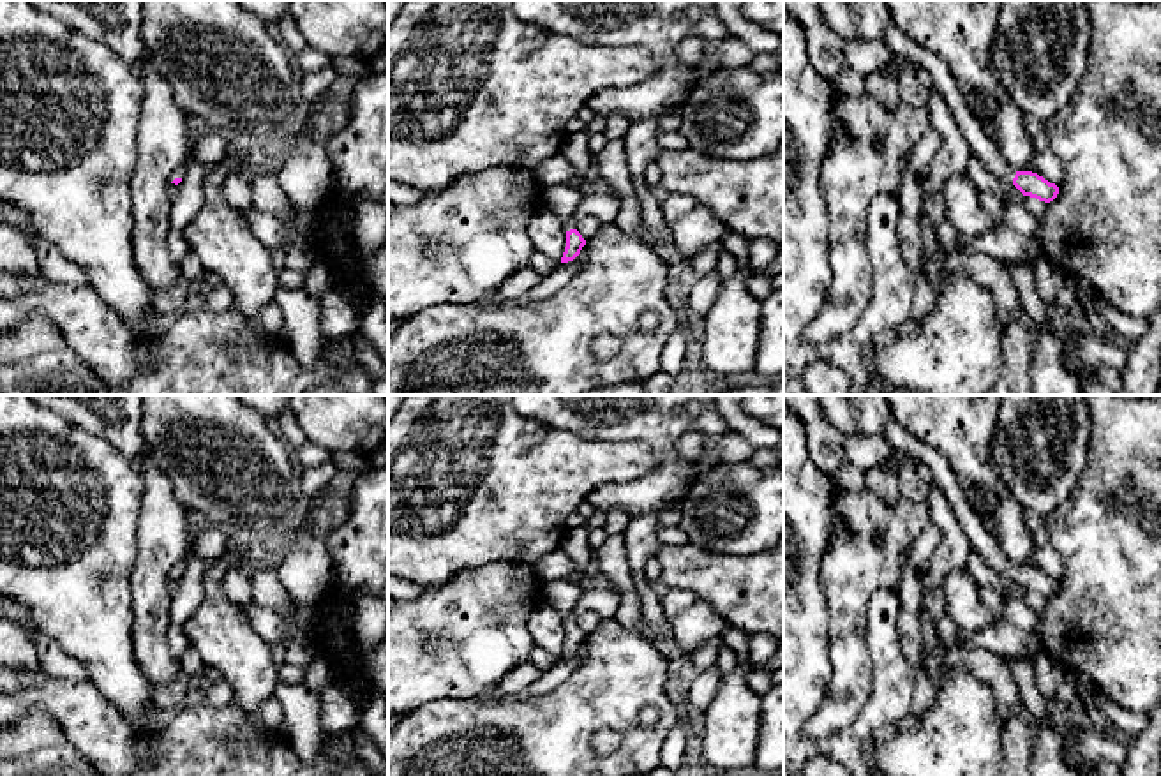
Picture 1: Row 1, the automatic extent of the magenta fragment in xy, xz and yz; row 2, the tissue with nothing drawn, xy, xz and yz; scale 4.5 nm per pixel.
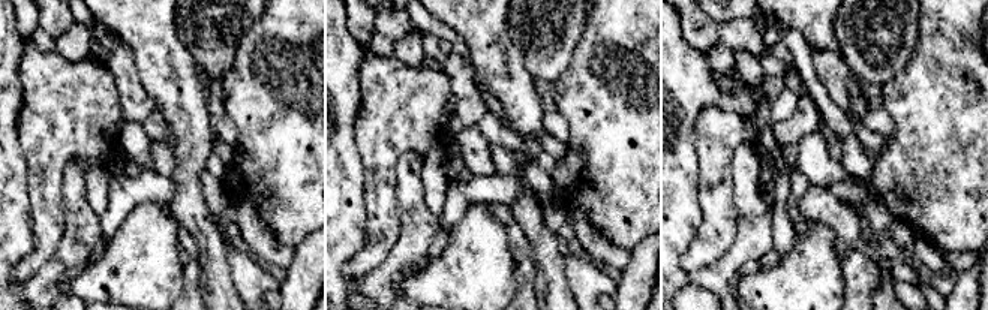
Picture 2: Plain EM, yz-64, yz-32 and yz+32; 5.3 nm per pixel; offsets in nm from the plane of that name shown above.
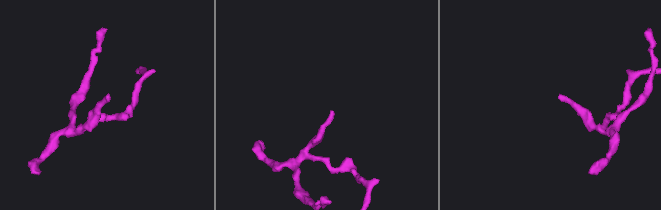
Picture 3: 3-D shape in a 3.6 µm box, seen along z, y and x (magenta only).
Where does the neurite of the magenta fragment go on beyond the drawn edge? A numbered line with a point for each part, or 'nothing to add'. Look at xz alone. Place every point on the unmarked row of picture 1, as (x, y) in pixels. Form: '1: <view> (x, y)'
1: xz (604, 602)

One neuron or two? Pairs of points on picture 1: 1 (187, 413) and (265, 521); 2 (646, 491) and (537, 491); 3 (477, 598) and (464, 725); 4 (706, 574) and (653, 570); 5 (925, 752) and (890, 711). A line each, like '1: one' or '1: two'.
1: one
2: two
3: two
4: two
5: two

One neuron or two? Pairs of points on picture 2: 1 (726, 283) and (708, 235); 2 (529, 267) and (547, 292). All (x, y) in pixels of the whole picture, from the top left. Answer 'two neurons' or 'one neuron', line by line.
1: two neurons
2: two neurons

